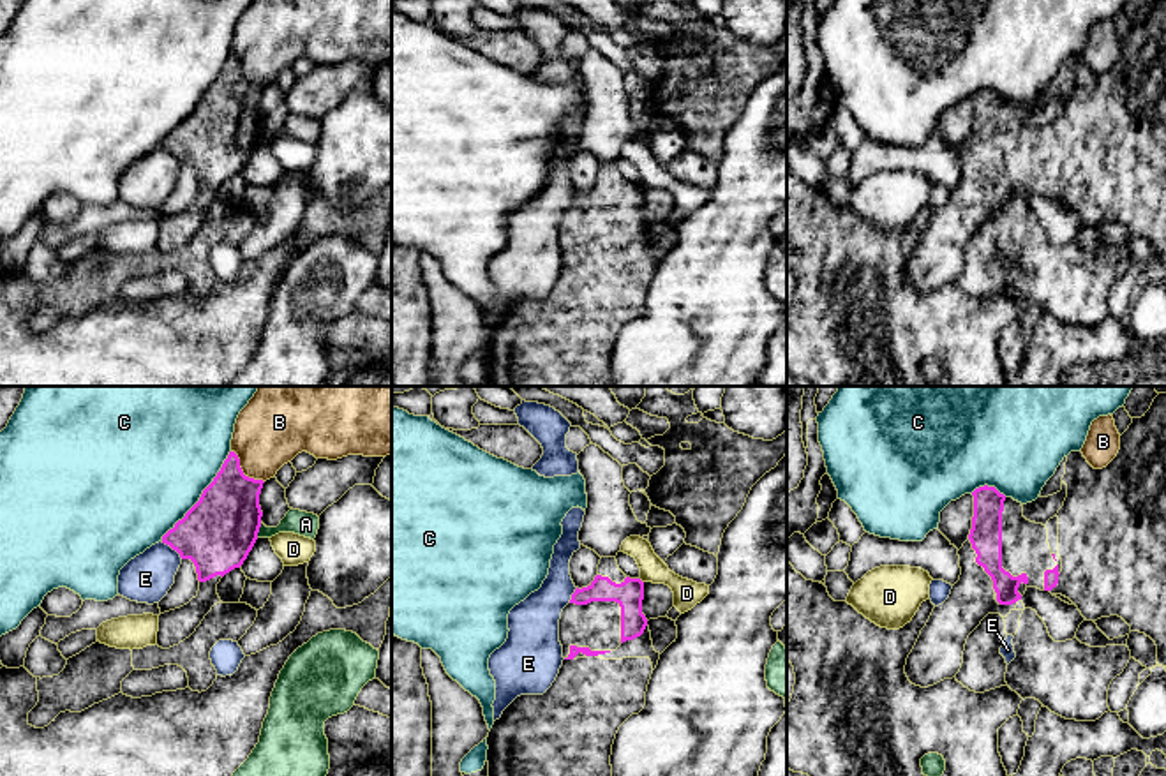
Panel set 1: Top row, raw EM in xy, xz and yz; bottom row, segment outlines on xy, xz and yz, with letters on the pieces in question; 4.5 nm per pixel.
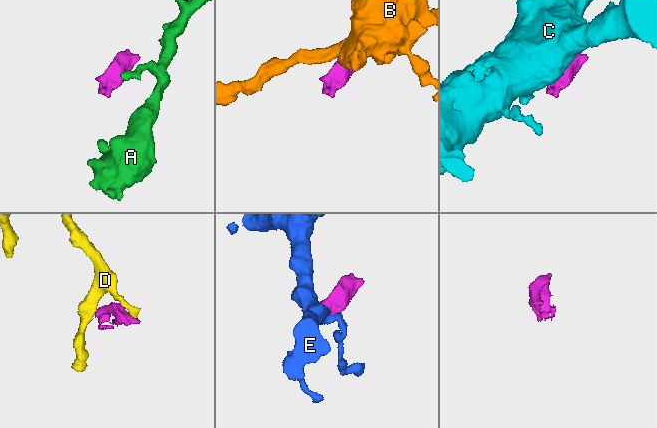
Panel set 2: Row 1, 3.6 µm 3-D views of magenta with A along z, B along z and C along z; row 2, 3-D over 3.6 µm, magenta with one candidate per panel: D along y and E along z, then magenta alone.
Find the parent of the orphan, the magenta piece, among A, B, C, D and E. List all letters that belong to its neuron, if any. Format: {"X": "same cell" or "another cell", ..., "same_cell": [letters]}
{"A": "another cell", "B": "another cell", "C": "another cell", "D": "another cell", "E": "another cell", "same_cell": []}

